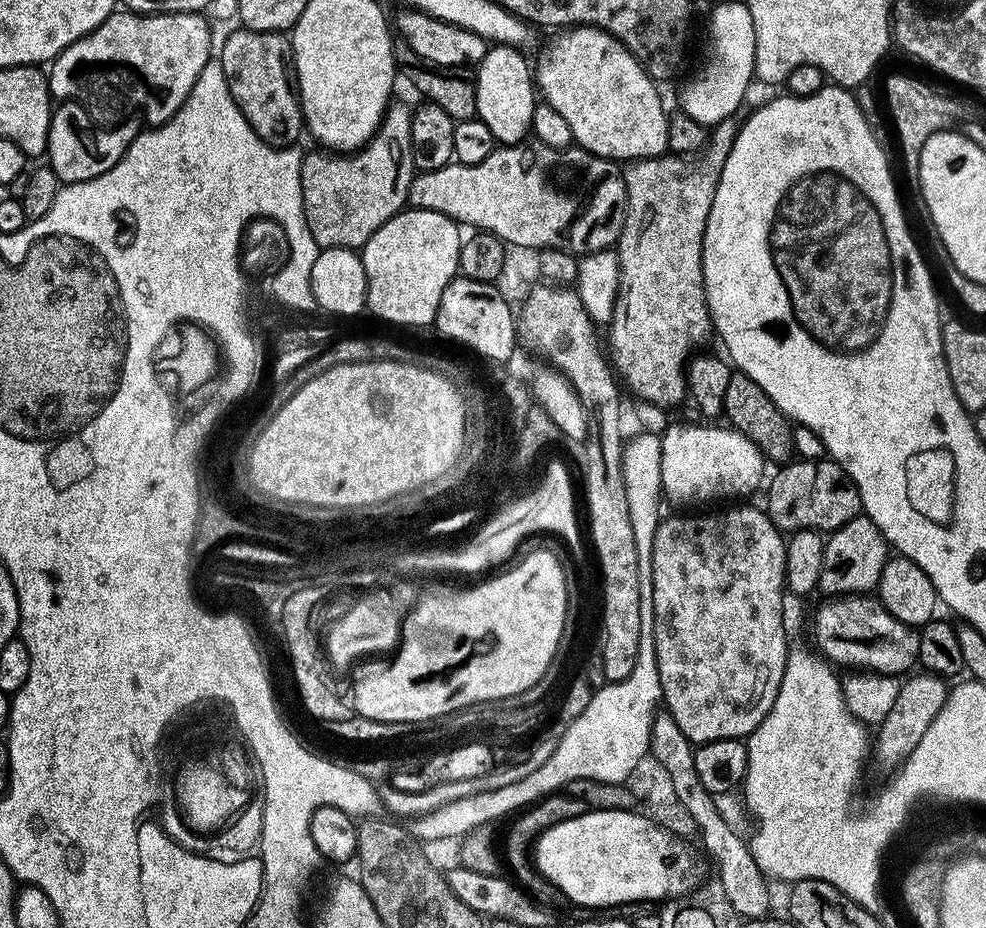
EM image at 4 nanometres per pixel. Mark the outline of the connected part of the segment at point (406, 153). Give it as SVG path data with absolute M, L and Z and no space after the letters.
M399 98L393 99L384 111L384 121L364 147L347 154L316 150L320 152L304 156L300 171L302 202L317 249L363 249L366 241L387 220L404 211L410 182L417 173L410 150L413 111L413 105L403 104Z

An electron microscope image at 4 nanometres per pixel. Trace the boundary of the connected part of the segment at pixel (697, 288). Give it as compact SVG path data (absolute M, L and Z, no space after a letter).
M736 118L721 120L719 124L715 125L714 131L709 135L707 147L691 158L685 158L675 154L665 154L659 158L650 160L631 161L631 163L623 169L624 181L626 182L626 194L628 195L628 211L624 214L622 234L614 248L617 258L620 260L620 293L616 299L611 325L607 329L607 332L609 331L608 344L612 347L610 360L614 365L615 371L618 373L619 379L623 381L626 388L626 383L628 383L629 390L632 391L634 395L640 396L636 398L639 398L643 403L654 404L656 407L665 410L671 409L671 404L682 403L684 396L686 400L686 393L690 388L686 375L686 365L693 355L694 349L692 349L692 347L694 347L707 332L710 332L708 299L704 293L704 267L702 266L702 258L704 257L704 231L706 230L706 222L710 218L710 206L714 206L714 194L716 193L718 182L720 181L720 175L726 166L726 158L734 146L736 136L740 133L740 126L741 121L739 119L736 120Z

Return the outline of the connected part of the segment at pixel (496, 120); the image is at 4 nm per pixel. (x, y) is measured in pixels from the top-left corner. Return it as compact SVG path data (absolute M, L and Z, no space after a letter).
M497 44L489 47L474 72L478 94L476 115L482 122L486 122L486 126L490 126L490 134L494 134L501 145L521 143L532 131L538 88L534 83L533 65L528 65L524 55L519 48Z

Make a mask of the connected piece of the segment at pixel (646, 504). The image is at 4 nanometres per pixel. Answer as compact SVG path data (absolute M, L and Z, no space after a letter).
M640 432L625 443L623 452L623 488L626 490L626 504L630 509L630 526L633 527L634 542L637 547L638 557L638 584L639 584L639 610L641 611L641 625L648 616L654 616L654 580L653 580L653 546L654 534L662 519L660 502L662 503L663 491L661 480L661 437L657 433Z

